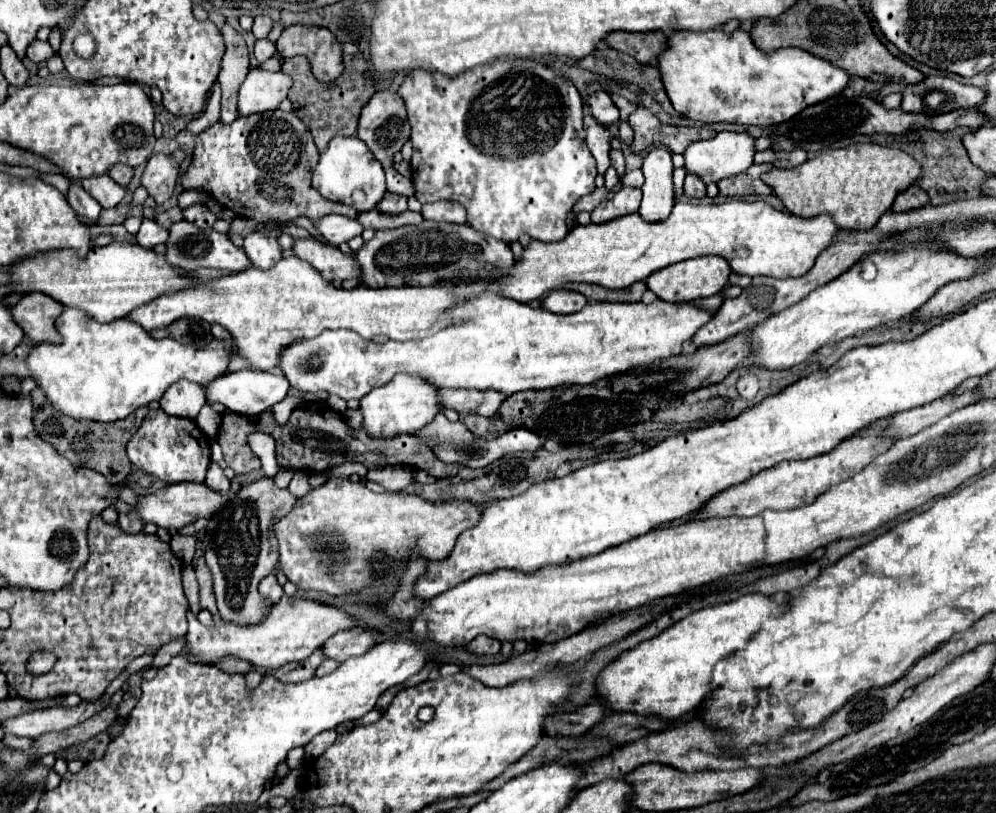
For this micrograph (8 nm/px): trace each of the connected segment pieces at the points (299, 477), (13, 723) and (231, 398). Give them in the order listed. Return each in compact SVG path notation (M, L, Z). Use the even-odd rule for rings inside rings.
M297 470L289 483L289 490L297 497L305 496L310 490L309 476L305 471Z
M97 698L95 702L83 700L79 706L73 706L73 708L55 706L51 710L35 710L31 714L21 714L19 718L11 718L11 720L3 722L1 726L5 732L11 732L15 736L37 738L43 732L67 730L79 722L85 722L93 714L101 712L103 708L107 708L107 704L103 704L101 698Z
M241 370L231 372L219 378L219 382L211 382L205 392L209 402L221 402L231 412L243 414L243 416L259 416L261 412L269 410L273 404L281 402L289 392L289 382L281 372L261 372L261 370Z

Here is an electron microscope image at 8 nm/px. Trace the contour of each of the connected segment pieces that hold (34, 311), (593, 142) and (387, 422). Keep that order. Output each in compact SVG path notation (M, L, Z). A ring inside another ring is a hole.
M43 292L25 294L13 308L13 320L23 328L35 344L61 342L61 334L55 330L55 320L63 312L63 306Z
M585 116L585 132L587 132L585 142L597 160L597 170L599 174L605 174L605 170L611 166L611 160L609 160L611 132L607 130L607 126L599 124L593 116Z
M395 374L391 382L379 386L377 390L371 390L361 400L361 412L363 424L375 438L393 438L395 434L409 434L429 424L435 418L435 414L441 412L439 388L429 384L419 374Z

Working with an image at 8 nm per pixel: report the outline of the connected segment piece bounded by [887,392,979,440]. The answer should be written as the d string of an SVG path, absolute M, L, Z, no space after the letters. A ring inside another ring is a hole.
M965 392L961 396L949 394L945 398L939 398L939 400L933 400L929 404L917 406L913 410L905 410L905 412L895 414L895 422L887 432L895 440L907 438L907 436L917 434L919 430L925 430L927 426L935 424L939 418L943 418L943 416L959 410L959 408L965 408L965 406L977 402L977 400L979 400L979 396L975 392Z

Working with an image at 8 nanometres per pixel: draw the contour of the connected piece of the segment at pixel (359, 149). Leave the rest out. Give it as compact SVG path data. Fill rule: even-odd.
M335 136L329 142L327 152L321 154L319 164L313 172L313 186L321 192L321 196L343 202L347 206L355 206L359 212L373 210L387 190L381 162L357 136L349 136L349 138Z

